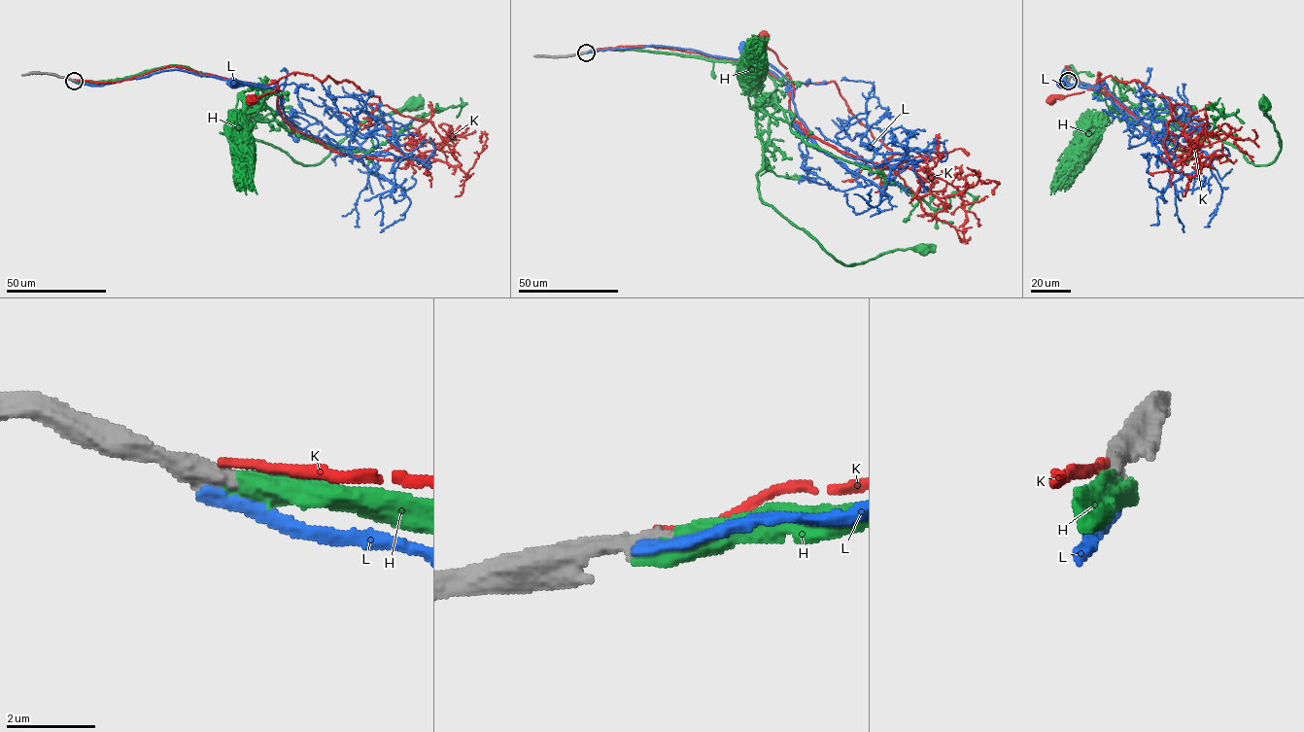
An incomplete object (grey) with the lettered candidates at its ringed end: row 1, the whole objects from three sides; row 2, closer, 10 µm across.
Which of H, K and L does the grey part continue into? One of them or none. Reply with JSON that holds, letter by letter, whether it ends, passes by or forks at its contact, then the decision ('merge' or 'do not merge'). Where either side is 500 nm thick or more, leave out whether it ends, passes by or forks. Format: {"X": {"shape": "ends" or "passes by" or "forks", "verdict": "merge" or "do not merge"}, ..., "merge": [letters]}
{"H": {"verdict": "merge"}, "K": {"verdict": "do not merge"}, "L": {"verdict": "do not merge"}, "merge": ["H"]}

